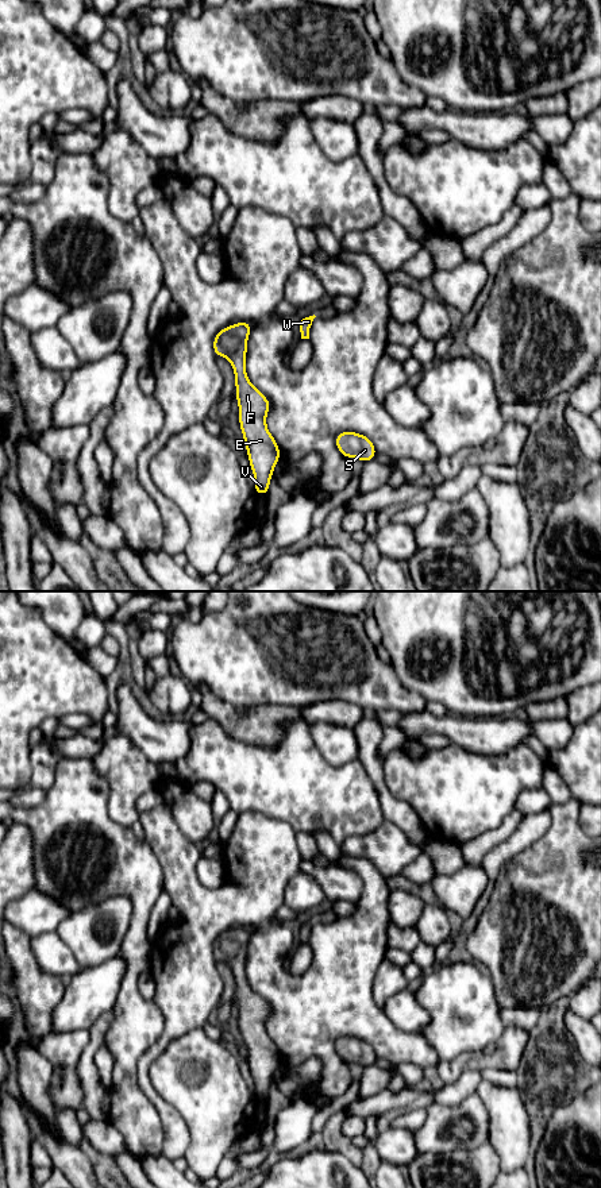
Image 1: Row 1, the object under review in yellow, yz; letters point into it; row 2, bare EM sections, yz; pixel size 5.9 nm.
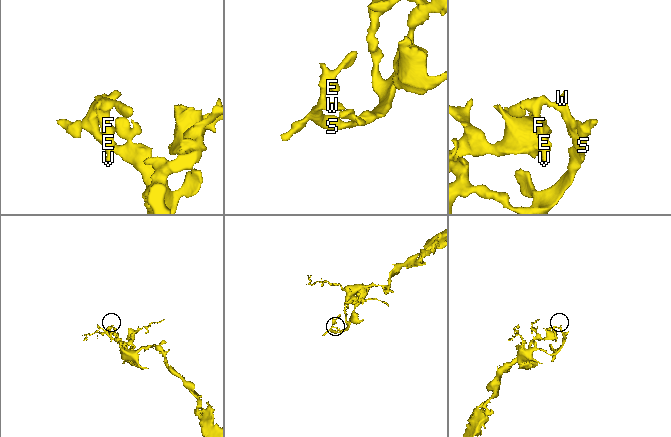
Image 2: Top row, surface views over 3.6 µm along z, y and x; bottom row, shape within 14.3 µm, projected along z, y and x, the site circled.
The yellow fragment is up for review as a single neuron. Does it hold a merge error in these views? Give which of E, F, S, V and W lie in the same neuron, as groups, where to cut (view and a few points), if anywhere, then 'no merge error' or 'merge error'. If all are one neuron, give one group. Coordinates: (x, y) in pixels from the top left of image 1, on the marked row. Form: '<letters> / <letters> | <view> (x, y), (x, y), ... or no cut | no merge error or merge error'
E F S V W | no cut | no merge error

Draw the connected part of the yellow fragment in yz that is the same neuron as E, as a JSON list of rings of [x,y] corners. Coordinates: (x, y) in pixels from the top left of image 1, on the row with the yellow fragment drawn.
[[[236,323],[230,327],[223,328],[219,331],[213,338],[213,352],[216,358],[226,356],[230,359],[234,374],[235,374],[235,397],[239,404],[239,424],[240,431],[244,437],[244,446],[247,448],[247,456],[250,460],[251,470],[255,477],[254,489],[257,495],[267,495],[270,477],[273,475],[274,467],[281,456],[278,444],[276,439],[269,433],[266,427],[266,414],[270,409],[270,401],[263,396],[257,387],[254,387],[246,373],[246,352],[247,352],[247,338],[251,332],[253,324],[251,323]]]

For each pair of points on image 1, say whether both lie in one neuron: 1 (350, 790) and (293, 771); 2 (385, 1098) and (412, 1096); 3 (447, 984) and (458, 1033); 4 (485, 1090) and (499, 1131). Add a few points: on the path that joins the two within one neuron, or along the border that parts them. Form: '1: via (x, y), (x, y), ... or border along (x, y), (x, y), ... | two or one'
1: via (336, 790), (312, 790), (307, 785) | one
2: via (392, 1098), (405, 1098) | one
3: via (449, 996), (449, 1018), (451, 1021) | one
4: via (496, 1100), (499, 1103), (499, 1121) | one

